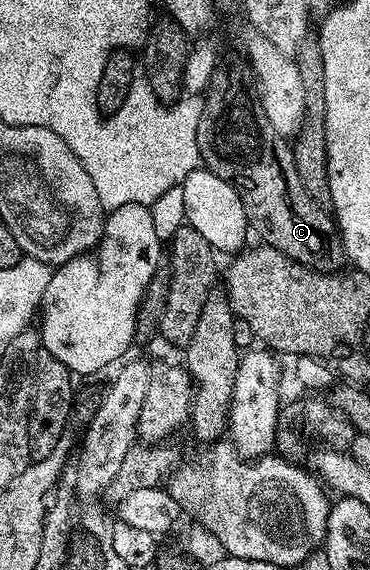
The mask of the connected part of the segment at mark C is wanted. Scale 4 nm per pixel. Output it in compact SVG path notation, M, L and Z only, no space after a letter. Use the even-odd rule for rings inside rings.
M239 57L231 63L223 62L210 78L210 85L205 92L203 116L200 117L198 141L199 151L205 170L216 173L216 177L233 182L236 193L244 205L247 224L259 235L261 242L268 247L280 249L288 257L292 257L300 265L310 267L314 271L334 273L344 263L342 237L338 234L338 225L333 214L323 204L316 202L300 185L300 177L296 173L296 161L291 144L276 129L272 129L272 121L262 108L260 92L256 86L254 71L245 58Z

